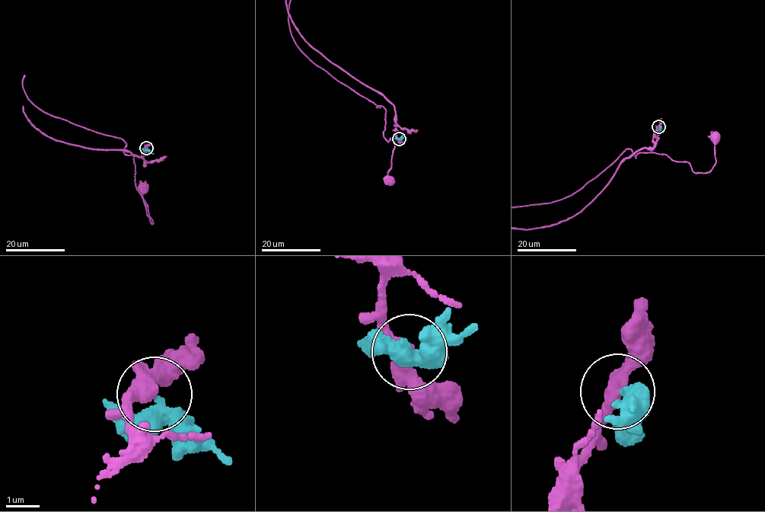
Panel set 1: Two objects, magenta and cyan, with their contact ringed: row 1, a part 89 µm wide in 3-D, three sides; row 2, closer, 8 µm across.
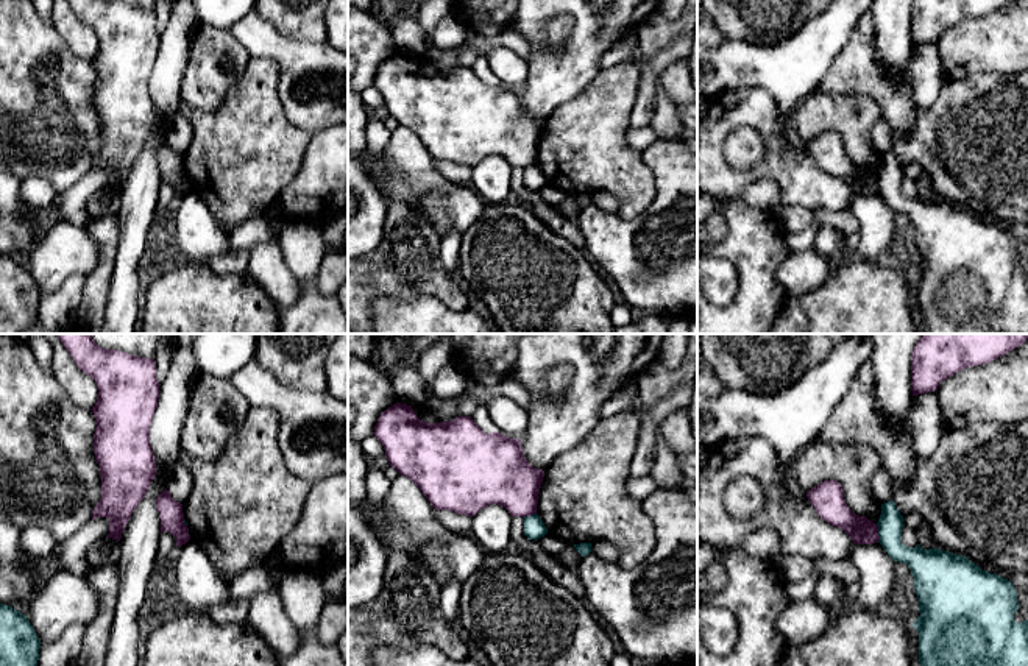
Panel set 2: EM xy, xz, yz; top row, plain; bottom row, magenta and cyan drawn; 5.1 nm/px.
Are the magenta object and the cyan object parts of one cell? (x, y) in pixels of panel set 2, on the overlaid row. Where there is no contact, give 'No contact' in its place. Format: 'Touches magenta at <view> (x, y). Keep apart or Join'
Touches magenta at yz (877, 534). Keep apart

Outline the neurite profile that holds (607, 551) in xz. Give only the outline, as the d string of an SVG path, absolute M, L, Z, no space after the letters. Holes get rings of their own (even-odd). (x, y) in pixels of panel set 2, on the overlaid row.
M597 541L591 544L591 552L599 555L604 560L618 563L621 558L621 549L608 541Z

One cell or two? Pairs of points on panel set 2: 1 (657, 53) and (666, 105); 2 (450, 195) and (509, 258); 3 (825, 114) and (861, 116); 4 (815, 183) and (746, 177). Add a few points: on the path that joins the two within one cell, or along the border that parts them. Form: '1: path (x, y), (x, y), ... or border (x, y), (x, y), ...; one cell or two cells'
1: border (659, 78), (657, 105), (649, 125); two cells
2: border (485, 205), (481, 216), (462, 234); two cells
3: path (835, 114), (852, 116); one cell
4: path (797, 175), (793, 170), (763, 170); one cell

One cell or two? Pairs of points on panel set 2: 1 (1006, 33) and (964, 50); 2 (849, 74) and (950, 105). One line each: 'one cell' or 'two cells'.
1: one cell
2: one cell

